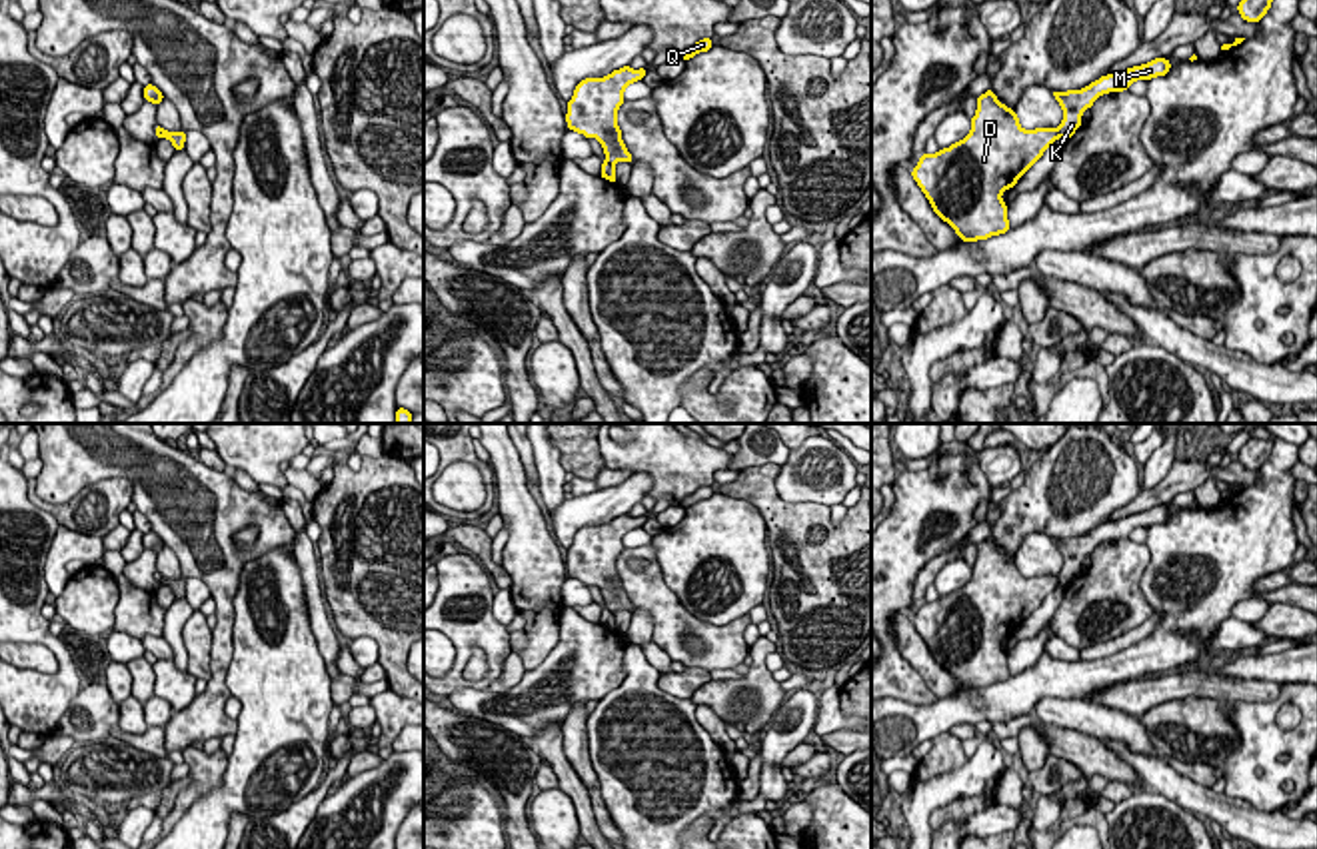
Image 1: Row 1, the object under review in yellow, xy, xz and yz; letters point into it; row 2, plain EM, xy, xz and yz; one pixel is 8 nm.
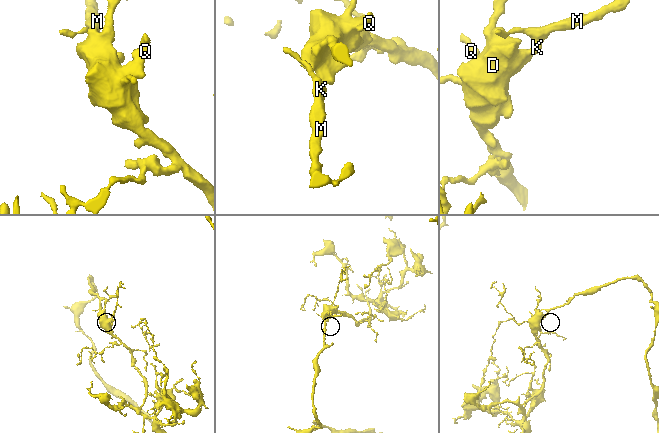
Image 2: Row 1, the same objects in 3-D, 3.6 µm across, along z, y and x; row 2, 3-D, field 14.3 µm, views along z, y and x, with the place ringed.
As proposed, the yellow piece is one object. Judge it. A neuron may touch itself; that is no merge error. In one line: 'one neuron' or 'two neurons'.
two neurons

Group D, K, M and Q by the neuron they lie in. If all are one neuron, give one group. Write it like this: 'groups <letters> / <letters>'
groups D Q / K M

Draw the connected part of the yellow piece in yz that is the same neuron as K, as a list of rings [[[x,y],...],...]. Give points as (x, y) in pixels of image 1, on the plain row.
[[[1155,505],[1147,511],[1101,523],[1099,527],[1091,529],[1081,537],[1051,537],[1063,557],[1063,567],[1057,573],[1059,585],[1067,587],[1075,581],[1075,577],[1083,571],[1081,561],[1091,555],[1099,543],[1129,537],[1135,527],[1165,523],[1169,517],[1171,511],[1167,505]]]

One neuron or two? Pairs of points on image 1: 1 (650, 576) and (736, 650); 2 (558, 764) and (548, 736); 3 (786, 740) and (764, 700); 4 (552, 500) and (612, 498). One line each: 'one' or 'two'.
1: one
2: one
3: two
4: two

